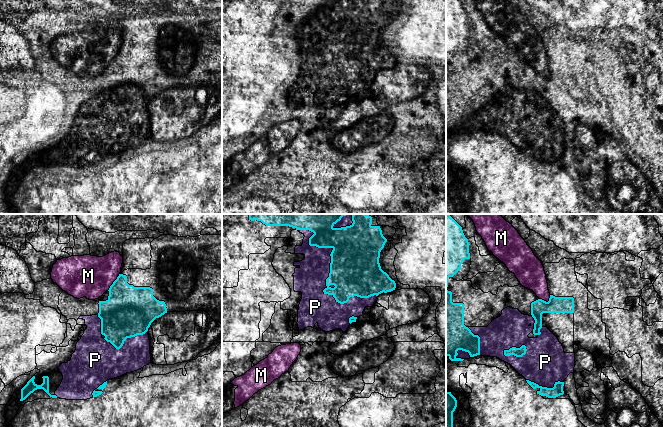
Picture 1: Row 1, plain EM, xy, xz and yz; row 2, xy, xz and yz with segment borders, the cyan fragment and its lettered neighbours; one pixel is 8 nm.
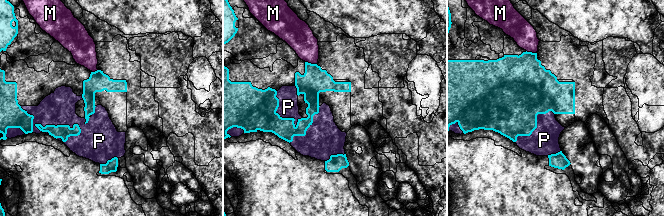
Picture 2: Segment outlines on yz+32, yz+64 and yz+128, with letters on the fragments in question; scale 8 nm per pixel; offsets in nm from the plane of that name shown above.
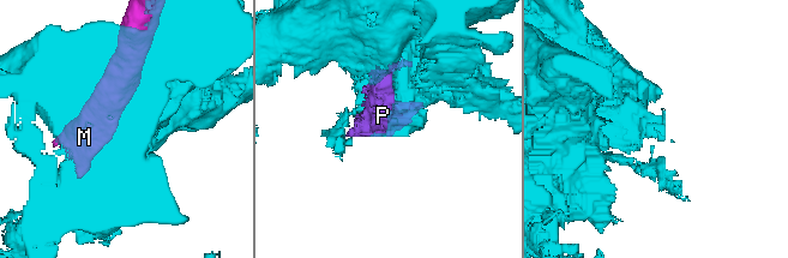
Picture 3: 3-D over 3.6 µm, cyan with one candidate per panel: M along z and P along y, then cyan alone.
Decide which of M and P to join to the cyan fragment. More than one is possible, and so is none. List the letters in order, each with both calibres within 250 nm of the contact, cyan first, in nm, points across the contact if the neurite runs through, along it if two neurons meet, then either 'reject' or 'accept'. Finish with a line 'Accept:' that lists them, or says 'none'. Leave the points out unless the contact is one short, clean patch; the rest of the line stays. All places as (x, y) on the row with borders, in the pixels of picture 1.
M: 130/220 nm | reject
P: 400/260 nm | reject
Accept: none

